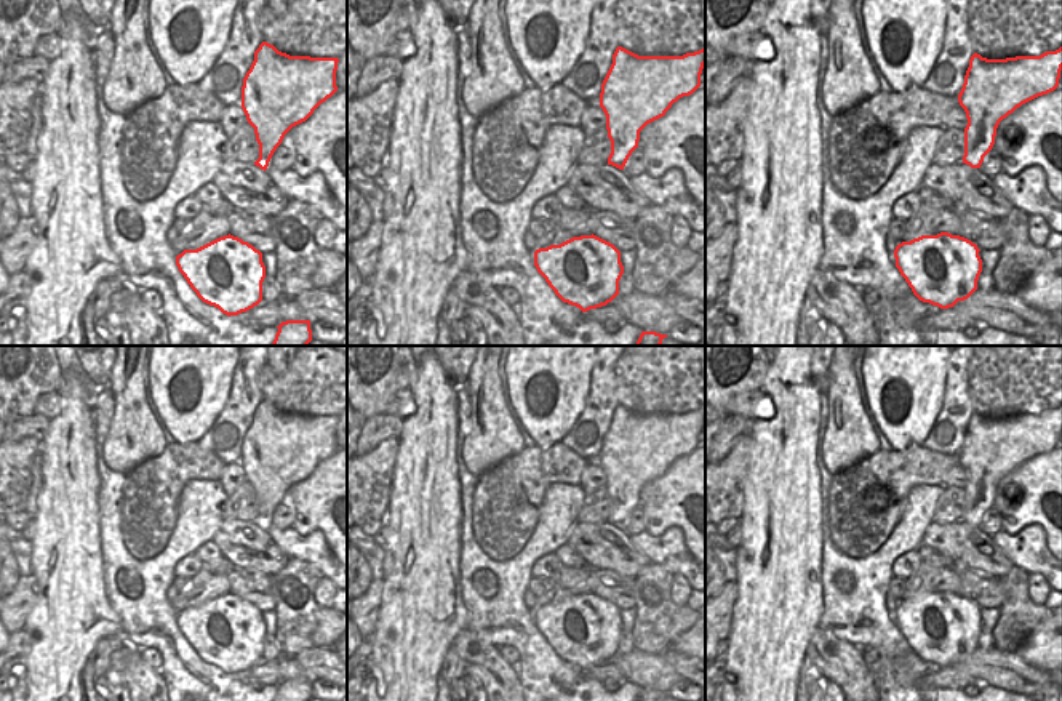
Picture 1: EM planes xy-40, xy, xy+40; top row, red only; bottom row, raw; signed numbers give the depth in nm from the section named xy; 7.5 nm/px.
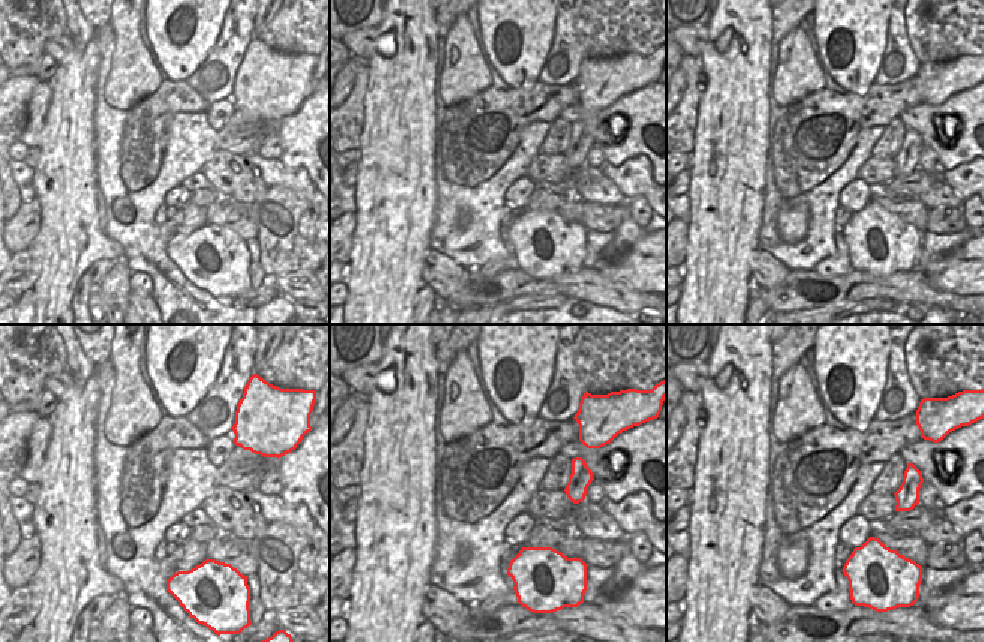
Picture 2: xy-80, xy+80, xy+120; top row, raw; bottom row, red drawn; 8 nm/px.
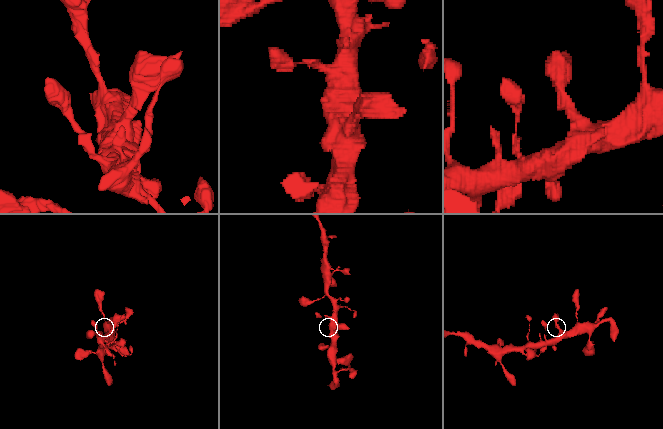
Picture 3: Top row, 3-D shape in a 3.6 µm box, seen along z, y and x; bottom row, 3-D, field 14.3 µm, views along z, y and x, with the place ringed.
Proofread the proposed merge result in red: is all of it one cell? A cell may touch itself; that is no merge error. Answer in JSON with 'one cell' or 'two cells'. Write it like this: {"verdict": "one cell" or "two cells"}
{"verdict": "one cell"}

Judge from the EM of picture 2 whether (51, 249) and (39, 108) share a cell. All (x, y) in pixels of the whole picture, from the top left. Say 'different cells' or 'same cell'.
different cells

